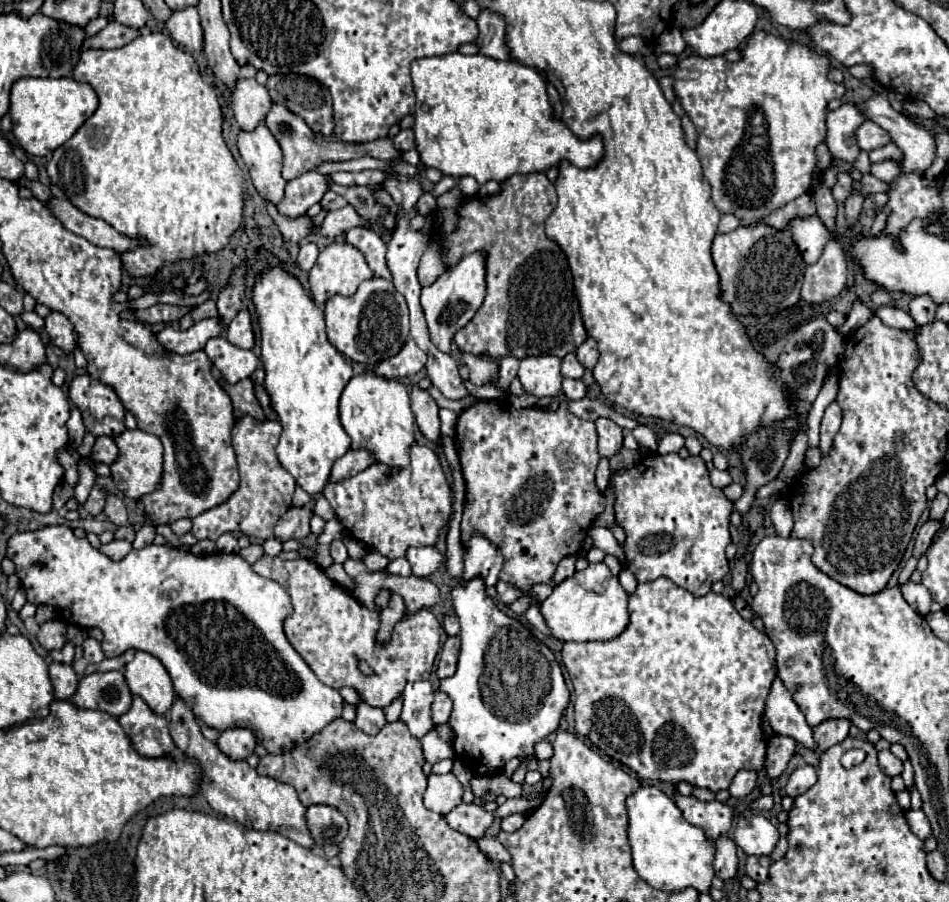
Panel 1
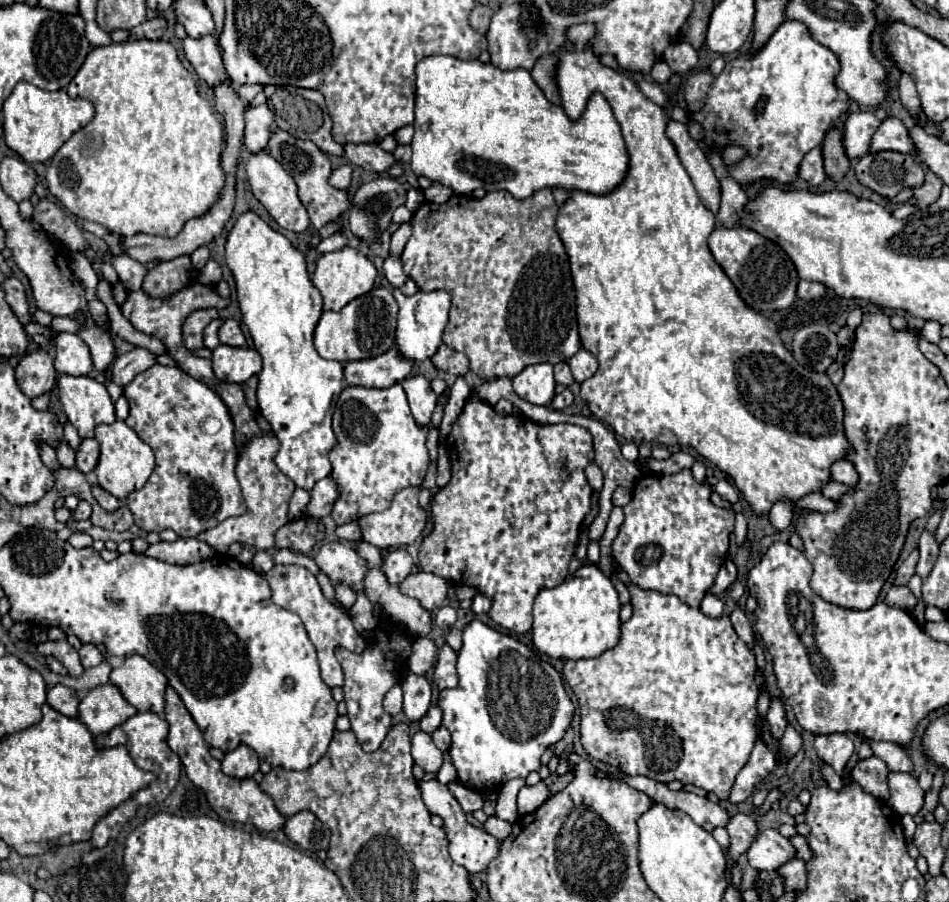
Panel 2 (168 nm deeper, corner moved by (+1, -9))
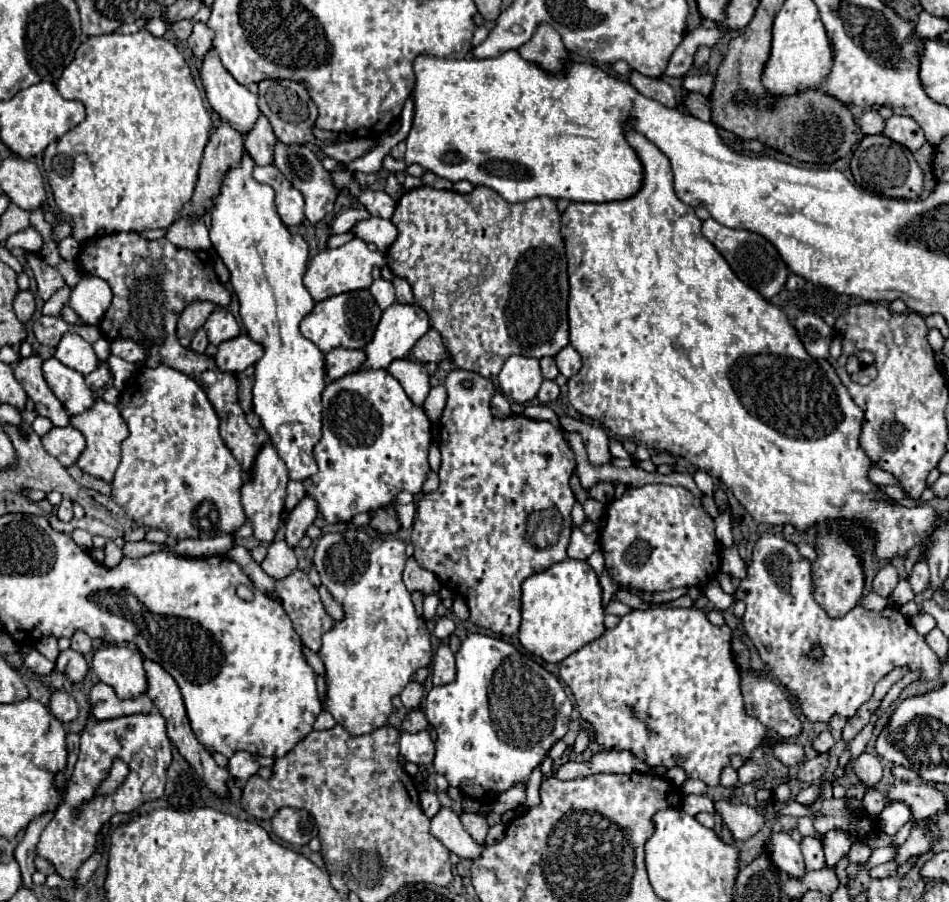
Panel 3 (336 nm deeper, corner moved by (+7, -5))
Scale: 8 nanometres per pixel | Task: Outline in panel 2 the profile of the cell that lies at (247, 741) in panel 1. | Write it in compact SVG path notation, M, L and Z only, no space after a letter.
M238 745L236 749L224 753L222 771L230 777L244 779L244 777L252 777L258 771L258 763L260 759L254 749L250 749L248 745Z

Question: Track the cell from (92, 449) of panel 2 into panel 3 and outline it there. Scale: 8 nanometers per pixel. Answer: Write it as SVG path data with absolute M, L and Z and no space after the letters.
M52 427L44 437L42 437L44 449L56 457L64 467L76 463L80 457L80 451L84 451L84 435L76 431L74 427Z

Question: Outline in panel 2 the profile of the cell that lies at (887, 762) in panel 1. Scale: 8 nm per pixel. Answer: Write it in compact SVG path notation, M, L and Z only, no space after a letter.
M890 771L888 785L890 785L890 793L892 793L888 805L896 813L900 813L900 815L918 813L922 809L926 793L920 789L918 781L912 775Z

